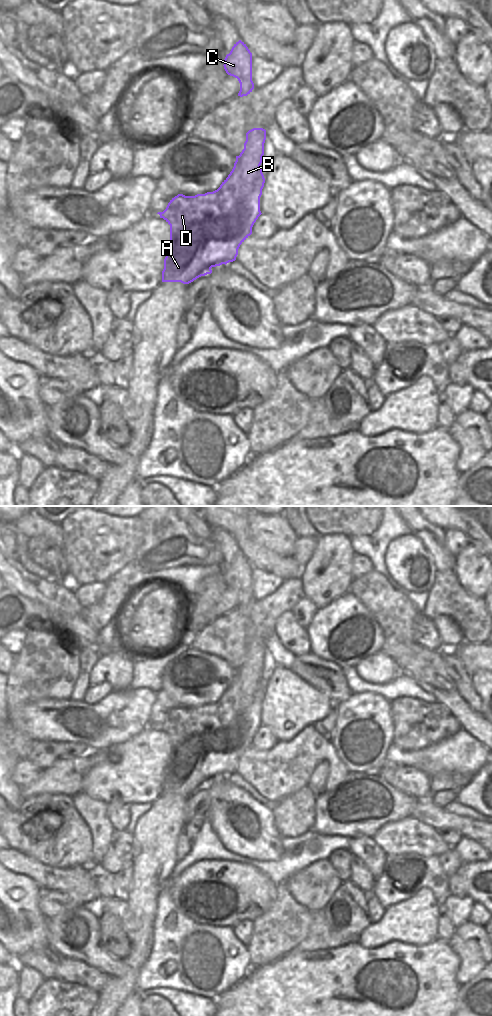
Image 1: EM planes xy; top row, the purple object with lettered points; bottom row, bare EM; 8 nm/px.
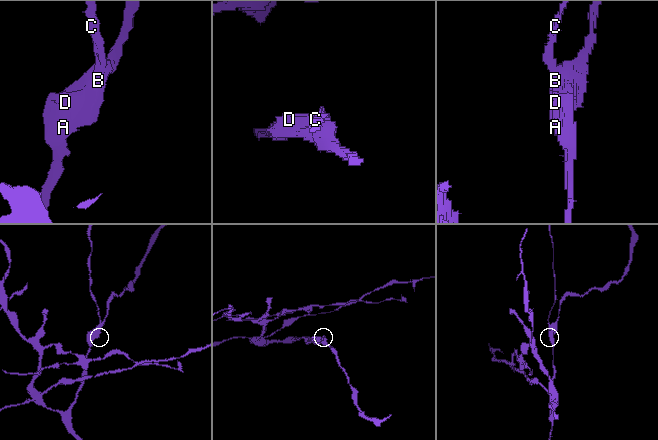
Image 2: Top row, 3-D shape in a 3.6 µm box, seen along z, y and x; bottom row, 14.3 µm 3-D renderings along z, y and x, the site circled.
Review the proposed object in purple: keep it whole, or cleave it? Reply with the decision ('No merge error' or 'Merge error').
Merge error

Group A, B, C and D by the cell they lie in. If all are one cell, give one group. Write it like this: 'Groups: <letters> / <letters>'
Groups: A B D / C

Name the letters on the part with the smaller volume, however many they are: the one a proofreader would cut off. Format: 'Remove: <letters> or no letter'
Remove: C

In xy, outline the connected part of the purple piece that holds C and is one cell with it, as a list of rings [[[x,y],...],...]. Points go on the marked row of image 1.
[[[239,40],[234,44],[224,59],[226,73],[238,79],[240,91],[238,96],[247,96],[254,89],[252,81],[252,53],[244,42]]]

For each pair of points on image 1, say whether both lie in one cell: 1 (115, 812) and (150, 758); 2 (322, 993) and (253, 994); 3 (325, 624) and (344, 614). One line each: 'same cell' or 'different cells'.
1: different cells
2: same cell
3: same cell

